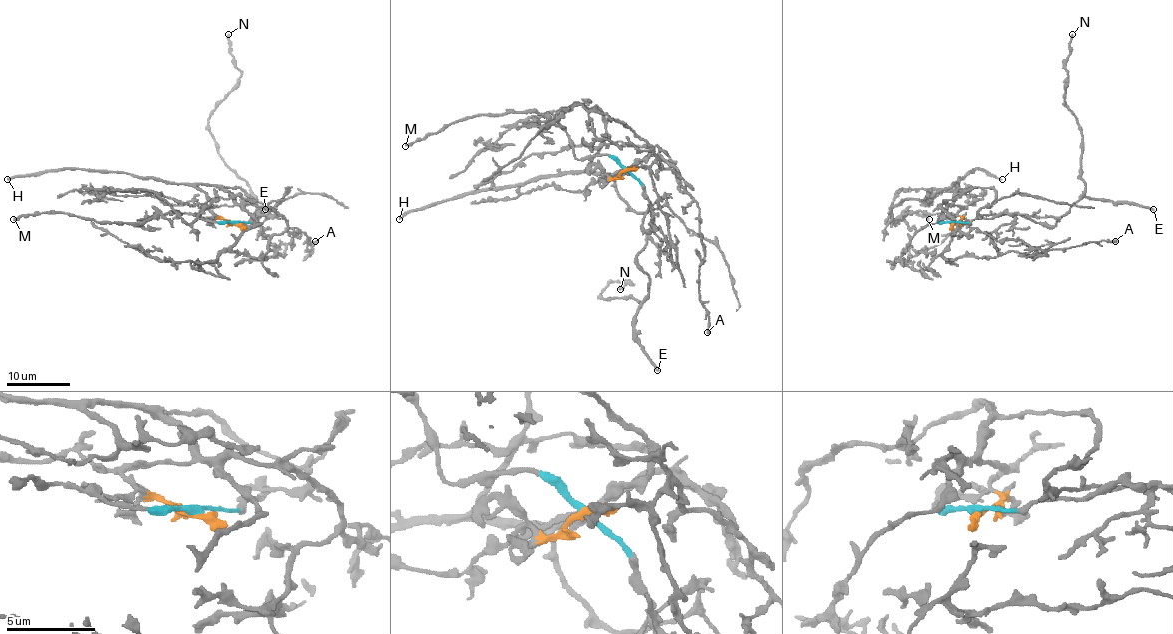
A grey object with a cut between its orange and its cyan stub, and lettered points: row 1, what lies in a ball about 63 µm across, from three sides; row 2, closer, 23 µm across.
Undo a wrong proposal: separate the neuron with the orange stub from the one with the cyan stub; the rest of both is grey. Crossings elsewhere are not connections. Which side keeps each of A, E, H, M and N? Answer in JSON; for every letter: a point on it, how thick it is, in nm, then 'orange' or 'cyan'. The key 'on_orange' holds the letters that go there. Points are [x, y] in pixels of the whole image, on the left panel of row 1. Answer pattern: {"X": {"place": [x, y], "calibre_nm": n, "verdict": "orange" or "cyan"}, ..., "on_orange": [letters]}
{"A": {"place": [315, 241], "calibre_nm": 320, "verdict": "orange"}, "E": {"place": [265, 209], "calibre_nm": 280, "verdict": "cyan"}, "H": {"place": [7, 179], "calibre_nm": 240, "verdict": "orange"}, "M": {"place": [13, 219], "calibre_nm": 360, "verdict": "cyan"}, "N": {"place": [228, 34], "calibre_nm": 240, "verdict": "cyan"}, "on_orange": ["A", "H"]}

